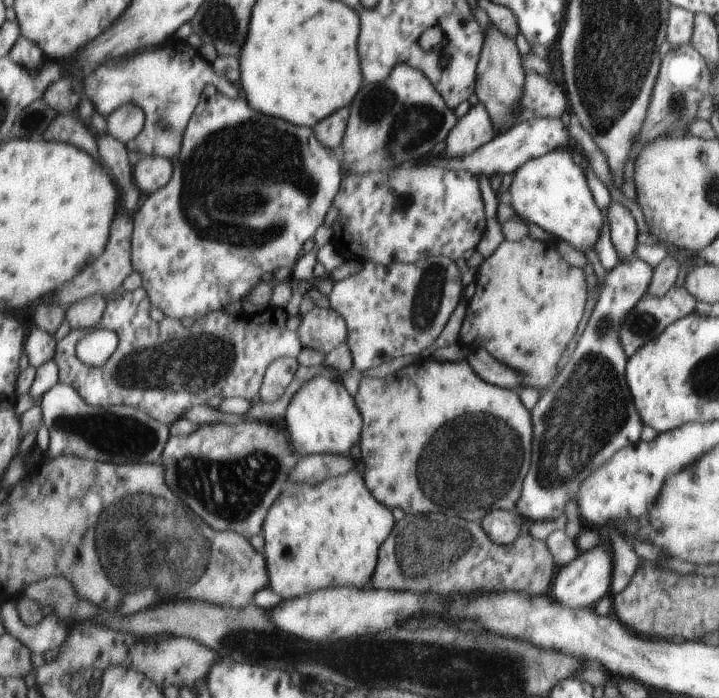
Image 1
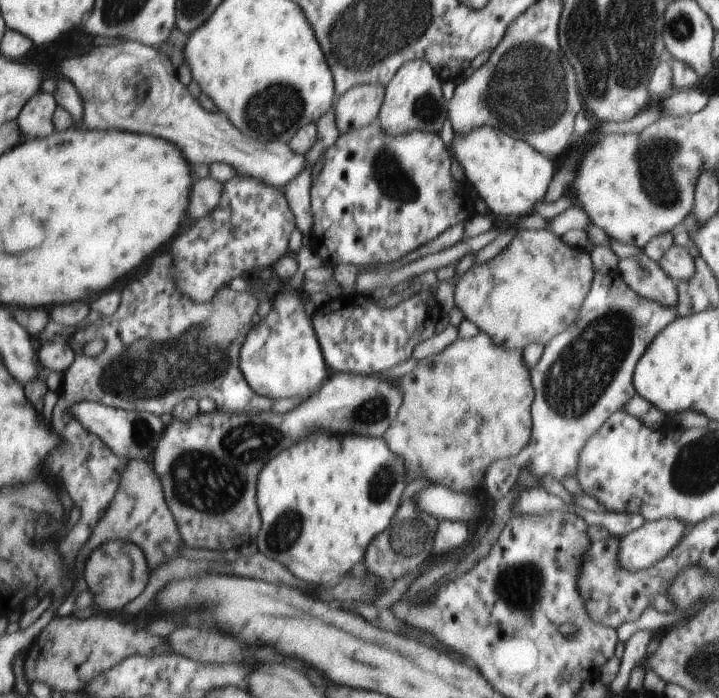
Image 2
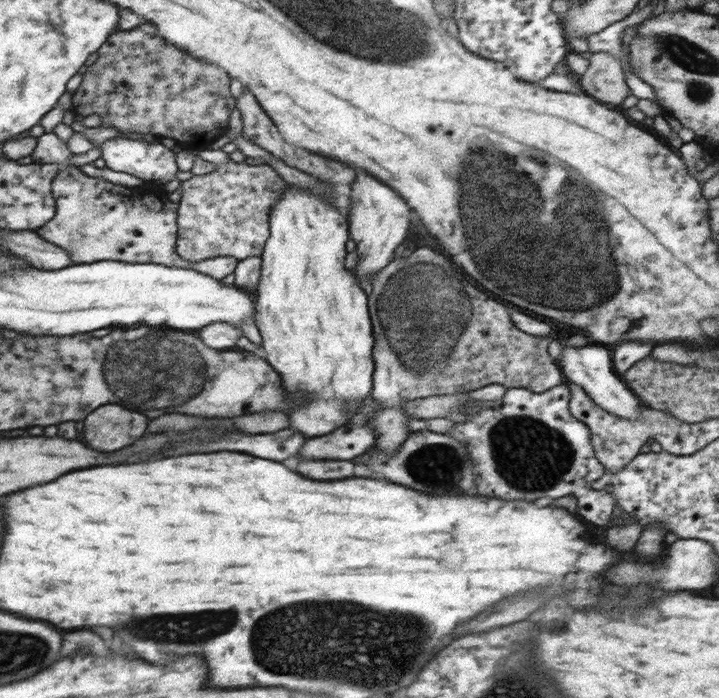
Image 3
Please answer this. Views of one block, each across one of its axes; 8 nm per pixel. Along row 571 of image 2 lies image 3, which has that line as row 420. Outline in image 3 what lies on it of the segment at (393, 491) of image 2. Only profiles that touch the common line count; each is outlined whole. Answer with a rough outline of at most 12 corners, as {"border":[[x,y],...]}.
{"border":[[302,186],[272,206],[257,312],[306,438],[370,396],[374,331],[348,222]]}

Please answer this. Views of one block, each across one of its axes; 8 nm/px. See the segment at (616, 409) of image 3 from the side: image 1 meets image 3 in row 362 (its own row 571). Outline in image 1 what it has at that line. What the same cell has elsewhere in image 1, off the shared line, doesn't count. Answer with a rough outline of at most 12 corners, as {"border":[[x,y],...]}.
{"border":[[606,548],[580,551],[554,580],[568,608],[594,606],[610,590]]}

